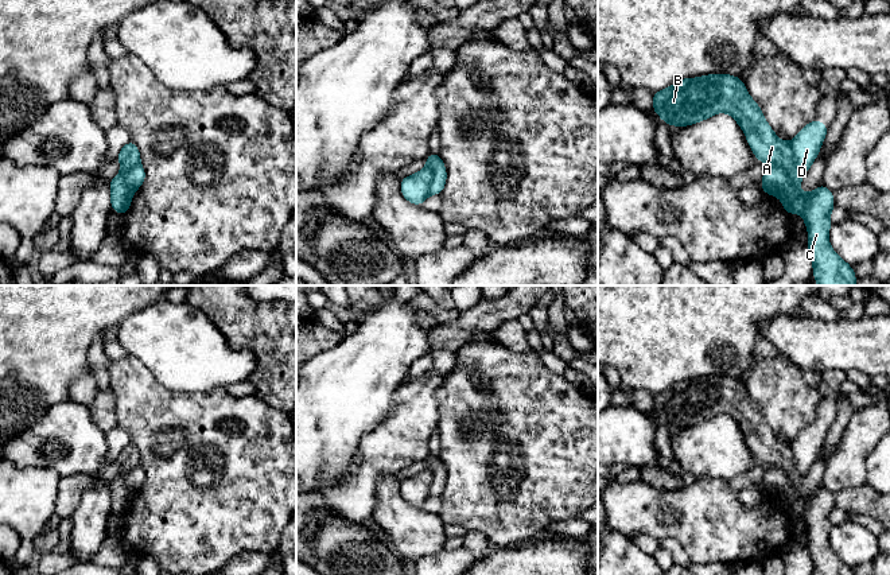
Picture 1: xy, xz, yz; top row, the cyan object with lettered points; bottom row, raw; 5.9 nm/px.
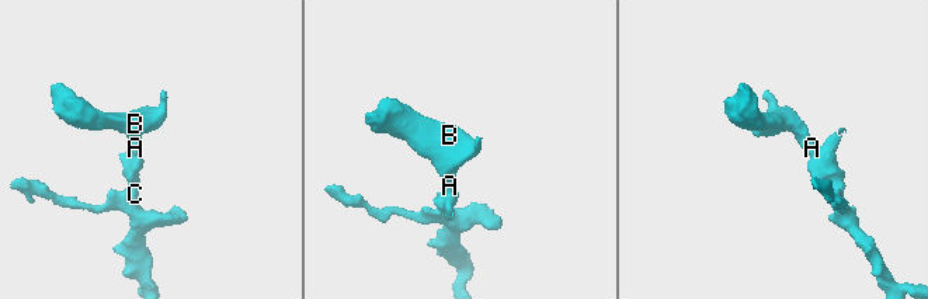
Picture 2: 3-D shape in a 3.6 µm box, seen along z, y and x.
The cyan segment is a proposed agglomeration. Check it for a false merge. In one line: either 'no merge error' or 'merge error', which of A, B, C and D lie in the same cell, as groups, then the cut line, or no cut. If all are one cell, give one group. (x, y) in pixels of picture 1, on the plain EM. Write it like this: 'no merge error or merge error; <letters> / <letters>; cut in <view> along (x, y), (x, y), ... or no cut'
merge error; A B C / D; cut in yz along (770, 466), (778, 466), (789, 478), (789, 482), (776, 496)

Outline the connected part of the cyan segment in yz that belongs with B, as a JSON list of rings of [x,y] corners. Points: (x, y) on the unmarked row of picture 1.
[[[715,374],[680,381],[653,396],[653,412],[666,427],[677,428],[703,423],[719,413],[732,417],[743,431],[757,462],[780,467],[789,475],[790,483],[777,498],[789,517],[802,516],[809,535],[807,549],[813,563],[813,575],[854,575],[852,568],[842,562],[828,544],[833,494],[824,486],[809,496],[800,493],[805,474],[796,471],[790,446],[777,439],[741,380]]]

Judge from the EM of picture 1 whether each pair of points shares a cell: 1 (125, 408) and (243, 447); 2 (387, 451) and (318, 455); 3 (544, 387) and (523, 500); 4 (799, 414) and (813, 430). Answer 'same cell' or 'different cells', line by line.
1: same cell
2: different cells
3: same cell
4: different cells

